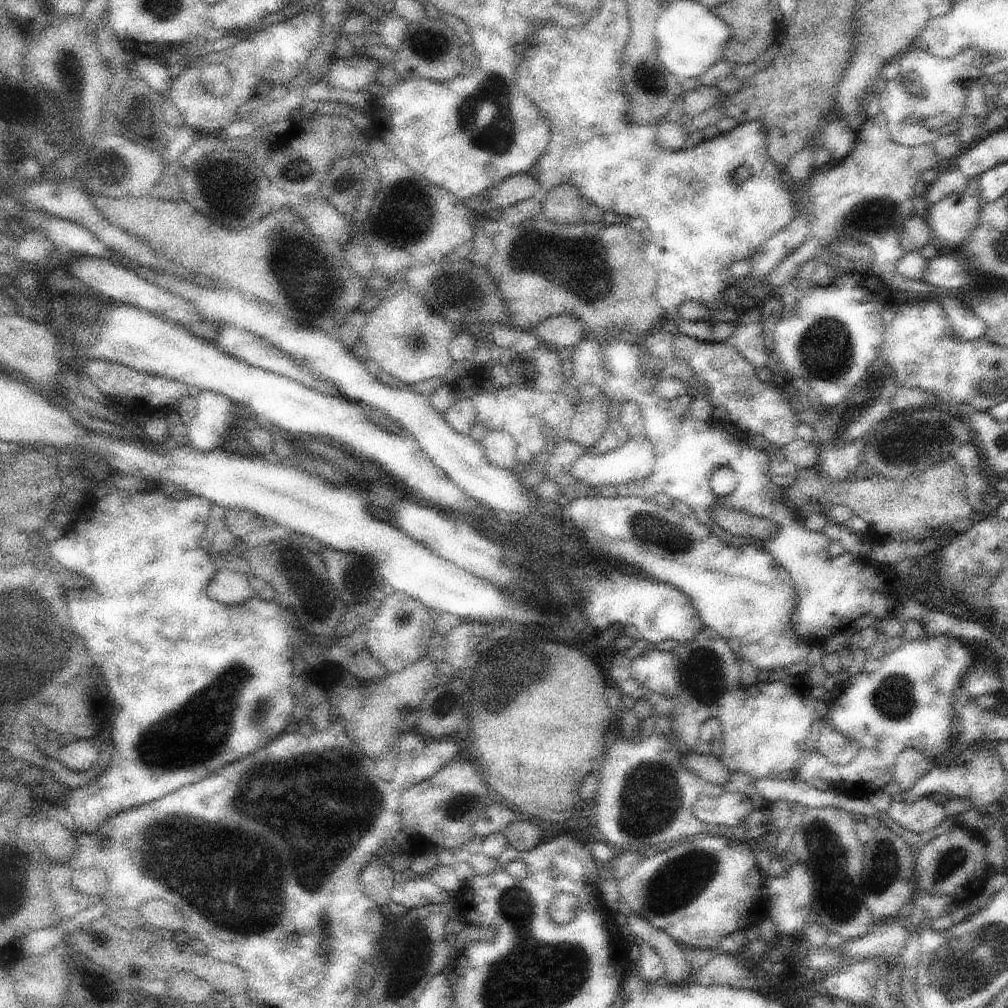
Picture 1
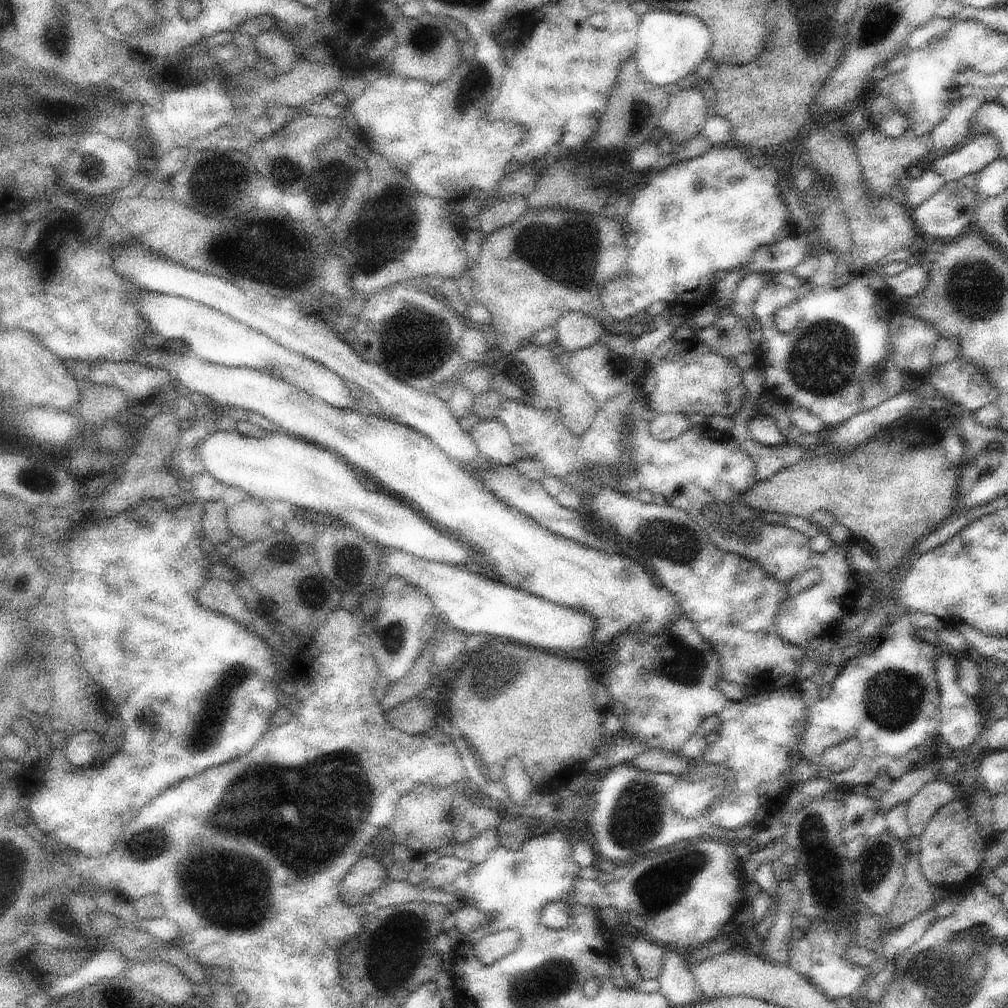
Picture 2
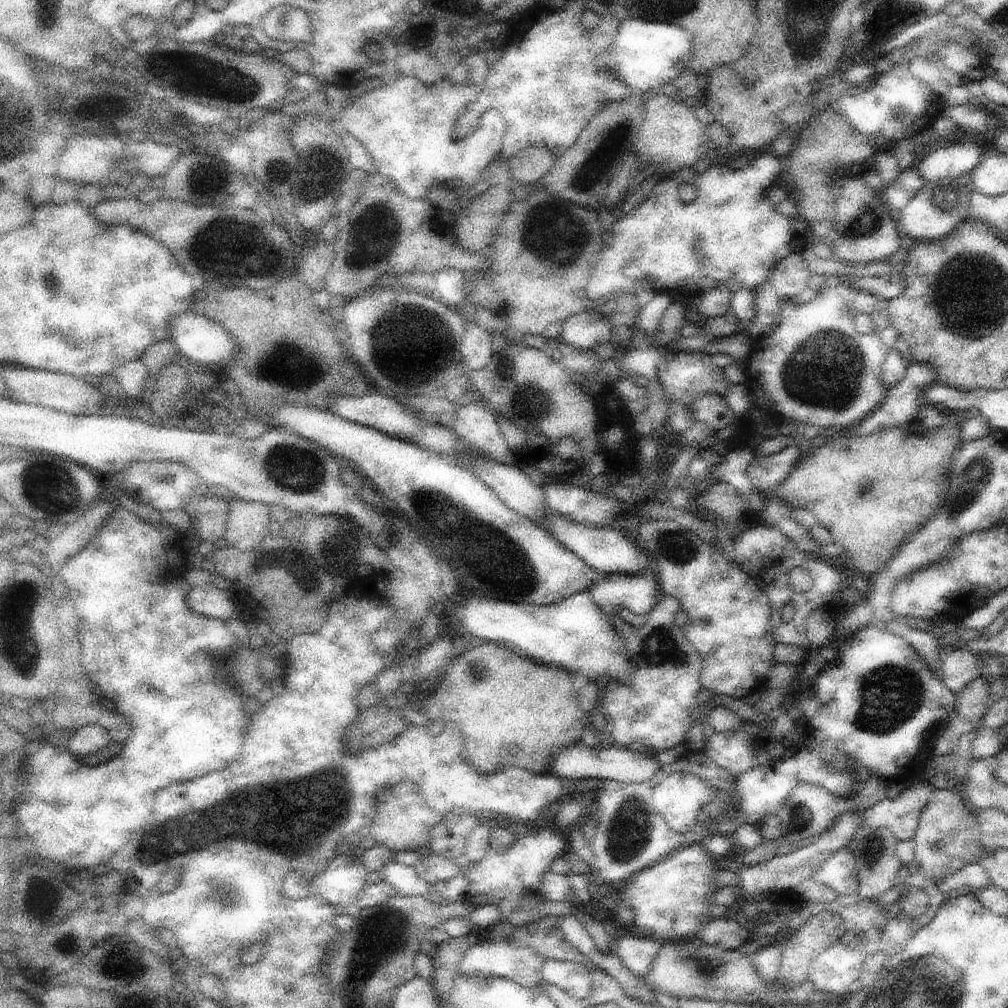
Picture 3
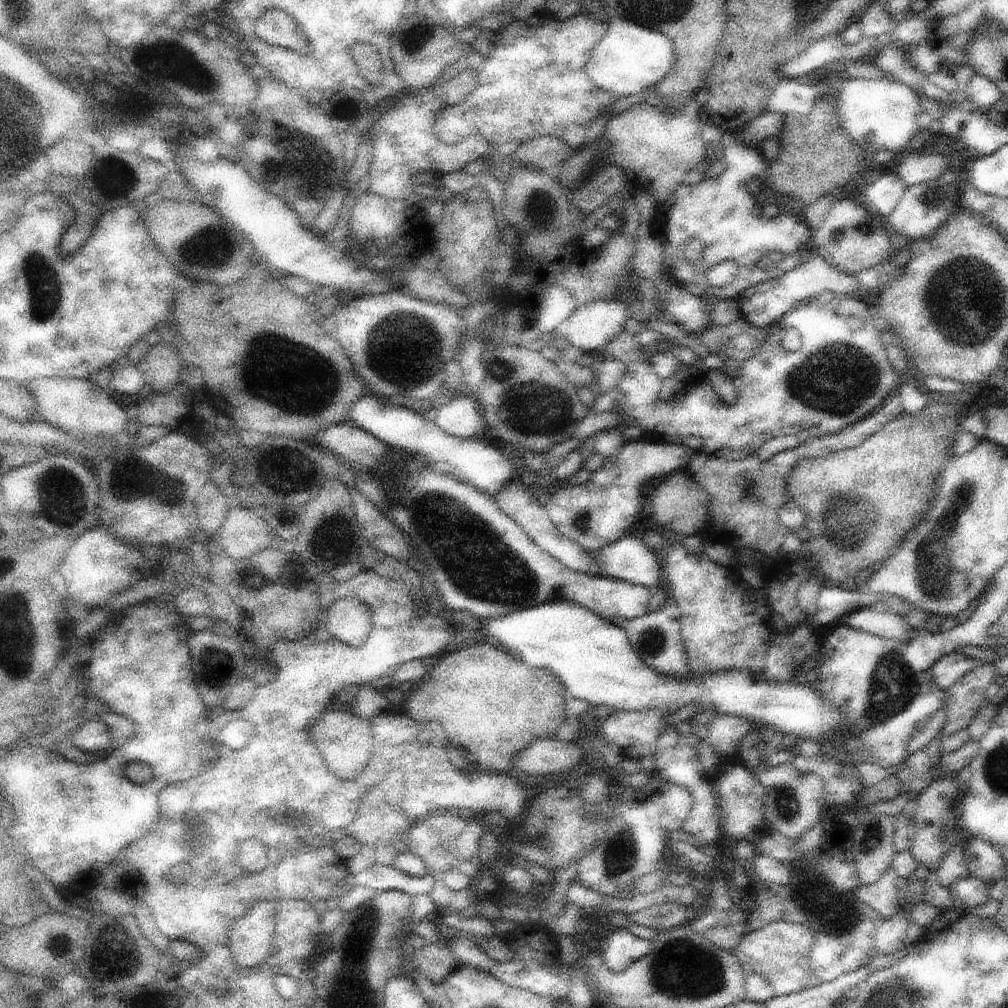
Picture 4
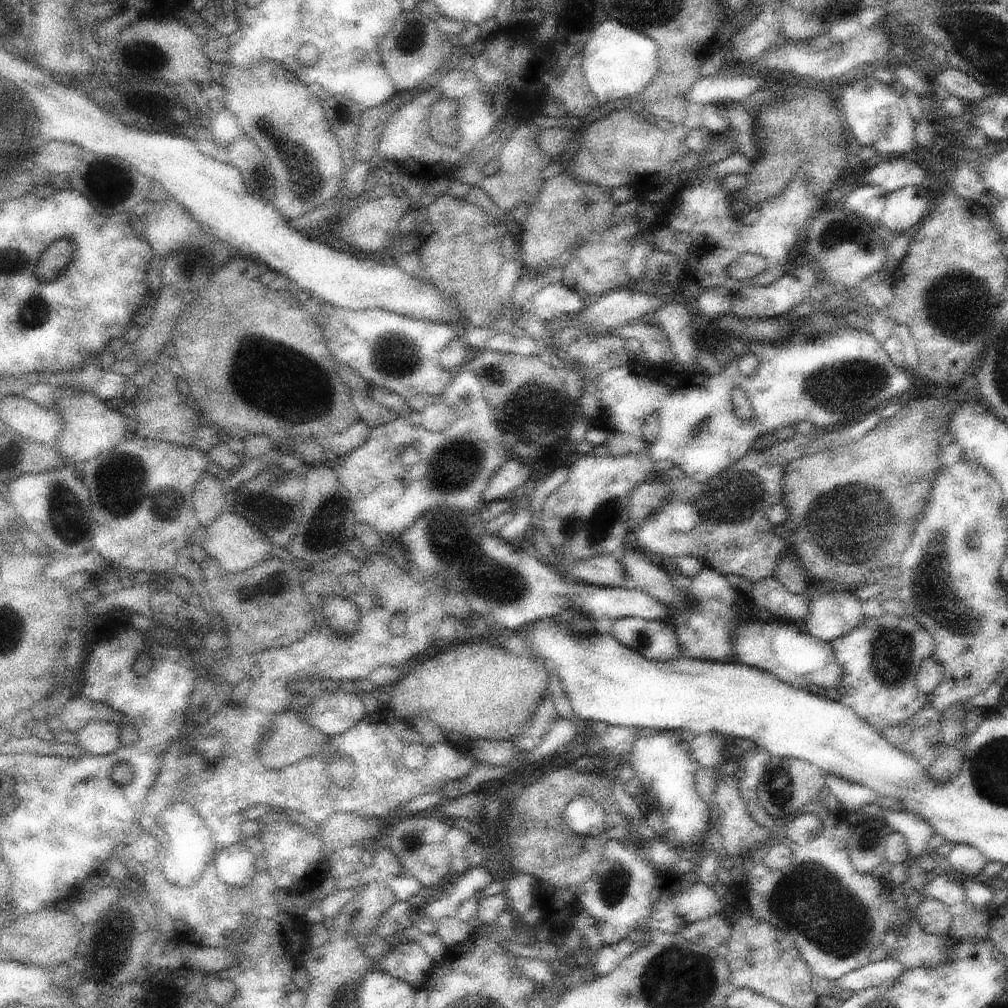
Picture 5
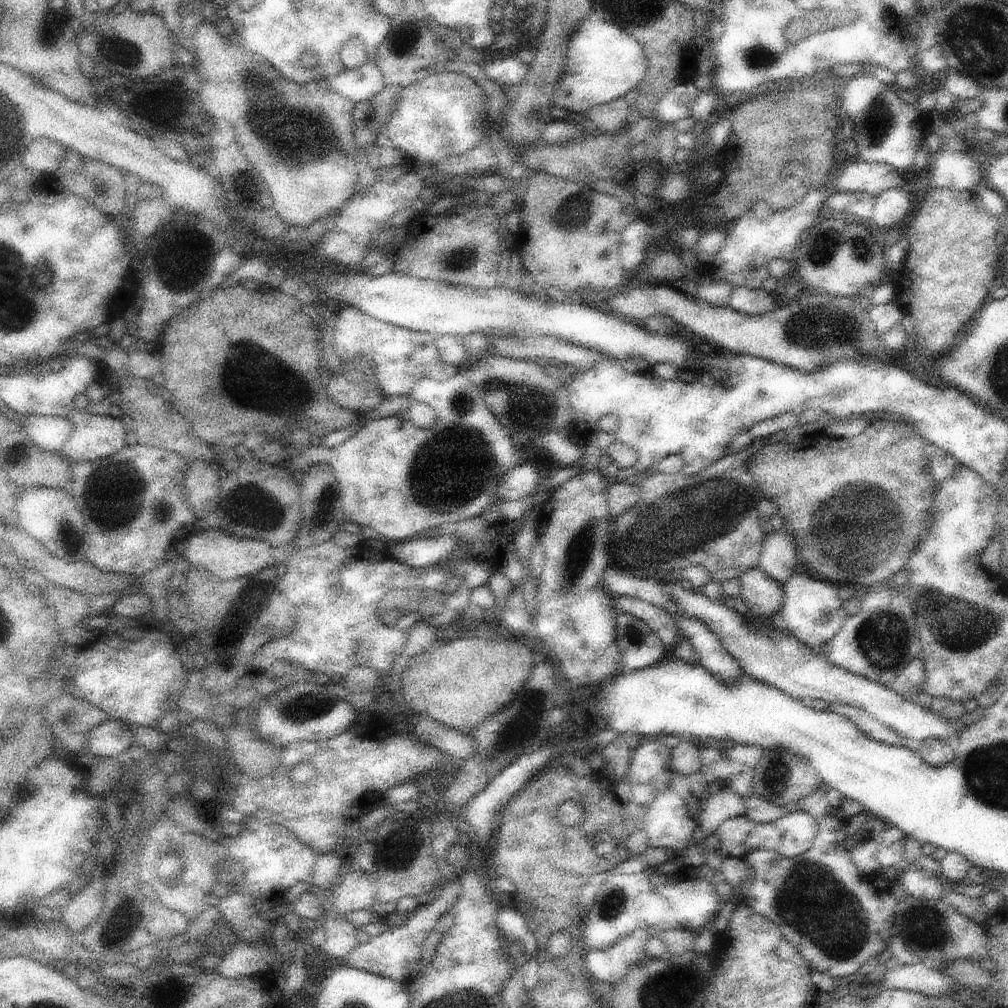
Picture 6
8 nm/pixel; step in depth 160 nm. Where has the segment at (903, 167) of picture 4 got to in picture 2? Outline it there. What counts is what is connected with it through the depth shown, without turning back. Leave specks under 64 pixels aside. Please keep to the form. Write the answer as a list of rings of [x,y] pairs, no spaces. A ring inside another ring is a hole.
[[[988,132],[979,133],[978,136],[974,137],[959,150],[942,155],[932,164],[932,169],[946,177],[947,181],[959,181],[964,178],[967,174],[979,174],[986,166],[991,162],[994,162],[998,157],[1001,156],[1001,146],[999,140]]]

